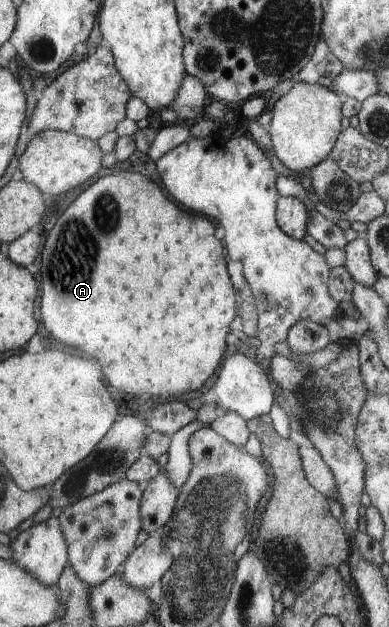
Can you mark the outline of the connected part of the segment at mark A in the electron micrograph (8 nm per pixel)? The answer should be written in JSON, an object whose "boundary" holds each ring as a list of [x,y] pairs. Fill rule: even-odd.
{"boundary":[[[128,171],[114,172],[98,178],[94,184],[88,186],[71,204],[64,210],[64,214],[58,218],[56,226],[50,230],[46,246],[40,256],[40,278],[42,278],[42,322],[44,330],[50,332],[52,339],[73,346],[83,356],[98,356],[102,362],[102,372],[106,375],[106,382],[110,386],[116,386],[118,390],[124,390],[126,394],[140,397],[142,394],[150,394],[152,399],[168,394],[170,399],[194,392],[204,386],[204,382],[220,368],[222,354],[226,350],[226,336],[228,326],[236,318],[236,300],[234,300],[234,288],[230,284],[230,276],[226,272],[226,260],[224,260],[224,246],[214,236],[214,226],[204,215],[190,214],[182,208],[178,208],[172,200],[168,200],[162,194],[162,188],[140,173]]]}

